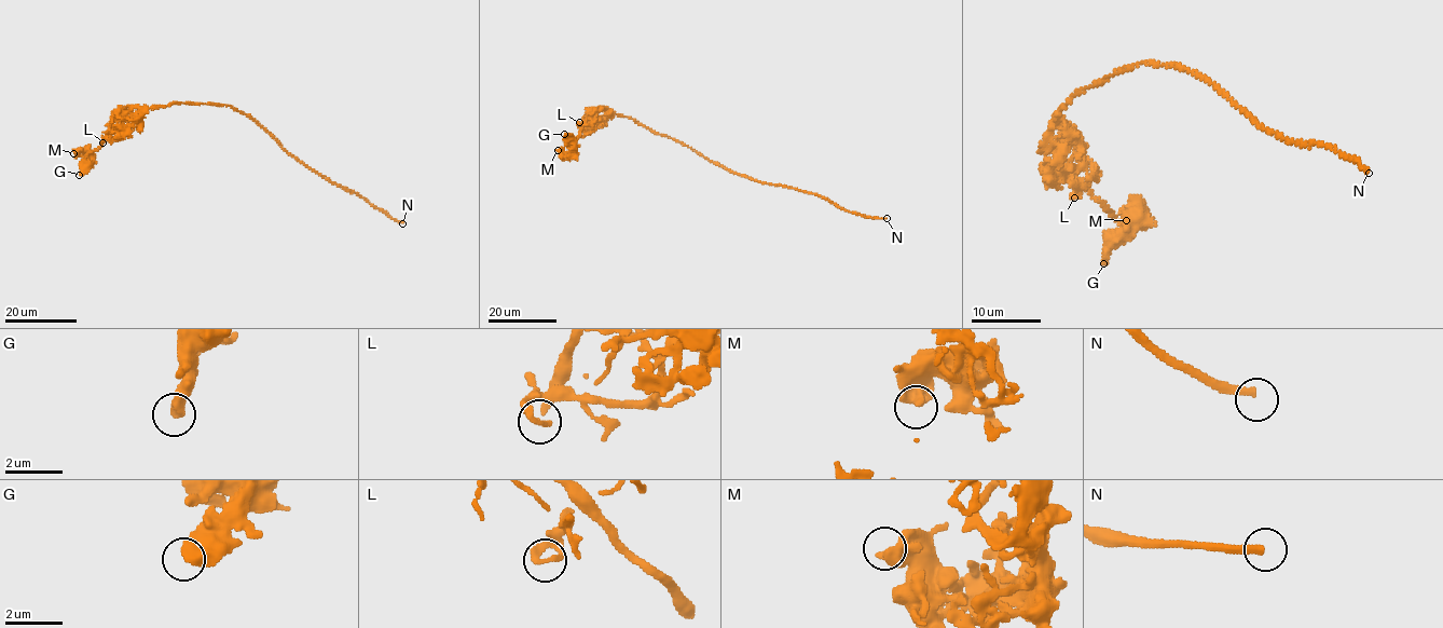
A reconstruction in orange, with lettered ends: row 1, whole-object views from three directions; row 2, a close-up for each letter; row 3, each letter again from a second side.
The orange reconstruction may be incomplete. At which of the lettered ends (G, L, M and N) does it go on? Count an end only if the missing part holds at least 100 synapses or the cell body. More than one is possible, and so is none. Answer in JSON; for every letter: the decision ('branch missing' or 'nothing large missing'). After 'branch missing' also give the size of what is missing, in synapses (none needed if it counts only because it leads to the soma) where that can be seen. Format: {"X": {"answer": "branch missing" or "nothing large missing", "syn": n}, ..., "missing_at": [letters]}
{"G": {"answer": "nothing large missing"}, "L": {"answer": "nothing large missing"}, "M": {"answer": "nothing large missing"}, "N": {"answer": "branch missing"}, "missing_at": ["N"]}

